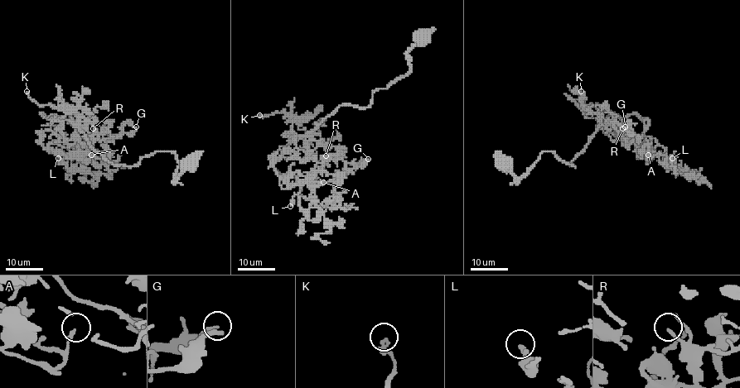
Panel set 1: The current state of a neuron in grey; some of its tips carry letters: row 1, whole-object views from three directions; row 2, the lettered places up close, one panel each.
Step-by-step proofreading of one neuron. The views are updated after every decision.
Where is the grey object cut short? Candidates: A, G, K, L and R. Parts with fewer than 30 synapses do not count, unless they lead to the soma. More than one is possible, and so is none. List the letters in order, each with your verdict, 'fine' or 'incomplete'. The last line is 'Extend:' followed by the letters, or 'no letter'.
A: fine
G: fine
K: fine
L: fine
R: fine
Extend: no letter

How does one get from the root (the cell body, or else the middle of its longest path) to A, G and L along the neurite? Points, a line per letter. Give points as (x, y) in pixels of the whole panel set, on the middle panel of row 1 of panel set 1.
A: (421, 38), (405, 76), (308, 133), (312, 186), (323, 182)
G: (421, 38), (405, 76), (308, 133), (317, 163), (368, 159)
L: (421, 38), (405, 76), (308, 133), (316, 165), (299, 193), (312, 203), (304, 211), (296, 194), (290, 206)

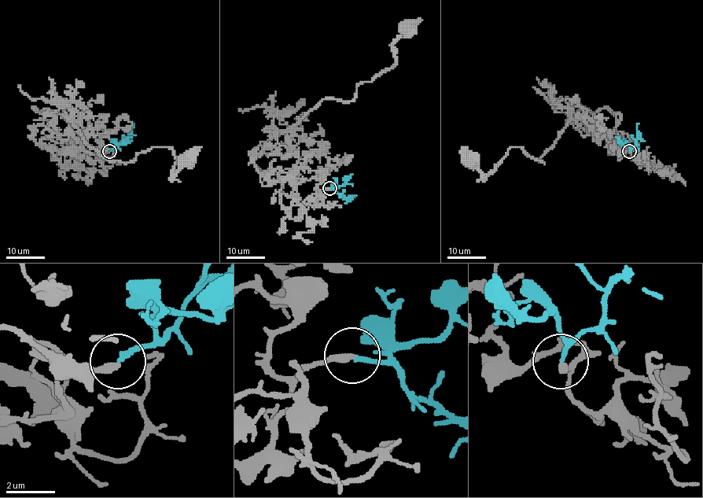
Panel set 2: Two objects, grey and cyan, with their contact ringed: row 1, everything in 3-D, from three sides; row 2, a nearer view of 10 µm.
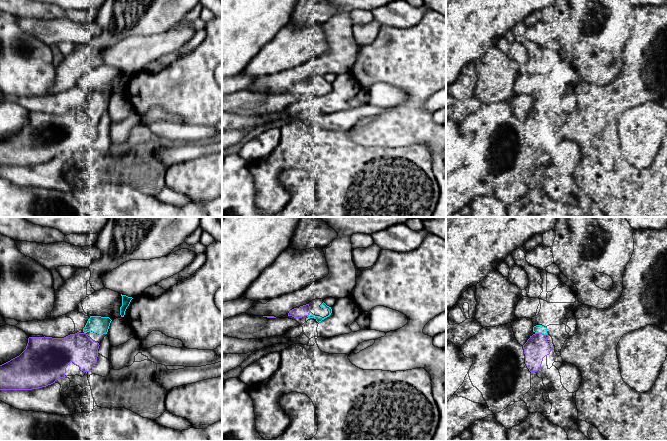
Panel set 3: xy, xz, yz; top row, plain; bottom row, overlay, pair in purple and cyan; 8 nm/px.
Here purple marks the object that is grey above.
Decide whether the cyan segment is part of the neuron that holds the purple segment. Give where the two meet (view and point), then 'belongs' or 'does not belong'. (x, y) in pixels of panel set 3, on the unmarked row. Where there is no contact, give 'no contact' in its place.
yz (540, 109) | belongs

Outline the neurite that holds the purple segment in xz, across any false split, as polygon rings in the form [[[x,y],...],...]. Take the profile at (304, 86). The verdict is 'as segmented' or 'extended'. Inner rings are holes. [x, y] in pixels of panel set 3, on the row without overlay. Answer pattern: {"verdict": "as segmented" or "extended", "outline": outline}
{"verdict": "extended", "outline": [[[324,78],[320,81],[321,84],[327,85],[329,87],[329,91],[322,94],[320,92],[315,92],[310,88],[309,80],[300,82],[299,84],[294,84],[289,87],[288,92],[292,92],[294,94],[302,94],[307,92],[308,94],[314,94],[318,99],[324,96],[325,94],[329,93],[332,89],[331,83],[327,82]]]}

